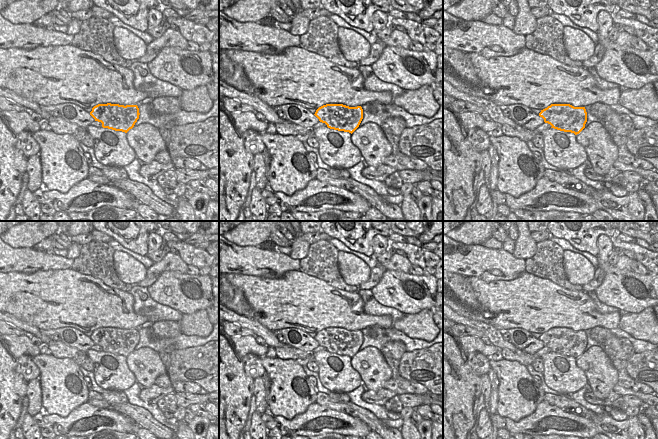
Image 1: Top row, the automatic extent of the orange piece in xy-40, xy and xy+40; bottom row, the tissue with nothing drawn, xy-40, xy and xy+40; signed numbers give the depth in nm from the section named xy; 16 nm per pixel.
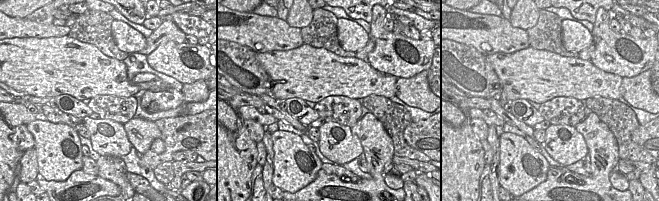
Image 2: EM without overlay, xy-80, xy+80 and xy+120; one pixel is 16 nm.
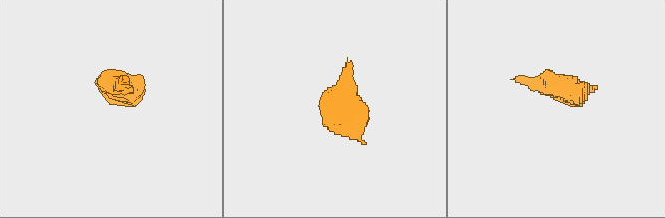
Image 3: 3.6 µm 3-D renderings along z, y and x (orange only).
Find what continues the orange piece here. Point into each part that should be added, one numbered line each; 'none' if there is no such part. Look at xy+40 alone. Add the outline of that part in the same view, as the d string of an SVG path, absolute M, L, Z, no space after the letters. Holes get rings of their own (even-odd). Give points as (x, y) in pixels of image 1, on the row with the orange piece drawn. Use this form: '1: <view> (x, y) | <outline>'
1: xy+40 (544, 126) | M543 123L541 126L535 129L535 135L536 134L541 134L543 131L550 129L552 126L548 123Z

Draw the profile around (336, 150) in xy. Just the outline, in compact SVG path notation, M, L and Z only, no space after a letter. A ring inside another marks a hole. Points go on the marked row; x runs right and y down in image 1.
M319 127L313 134L319 143L322 162L331 168L349 169L362 160L360 150L351 142L351 133Z

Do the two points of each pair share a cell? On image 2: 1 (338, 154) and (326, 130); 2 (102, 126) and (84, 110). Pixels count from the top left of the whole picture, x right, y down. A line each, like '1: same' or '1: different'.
1: same
2: different

